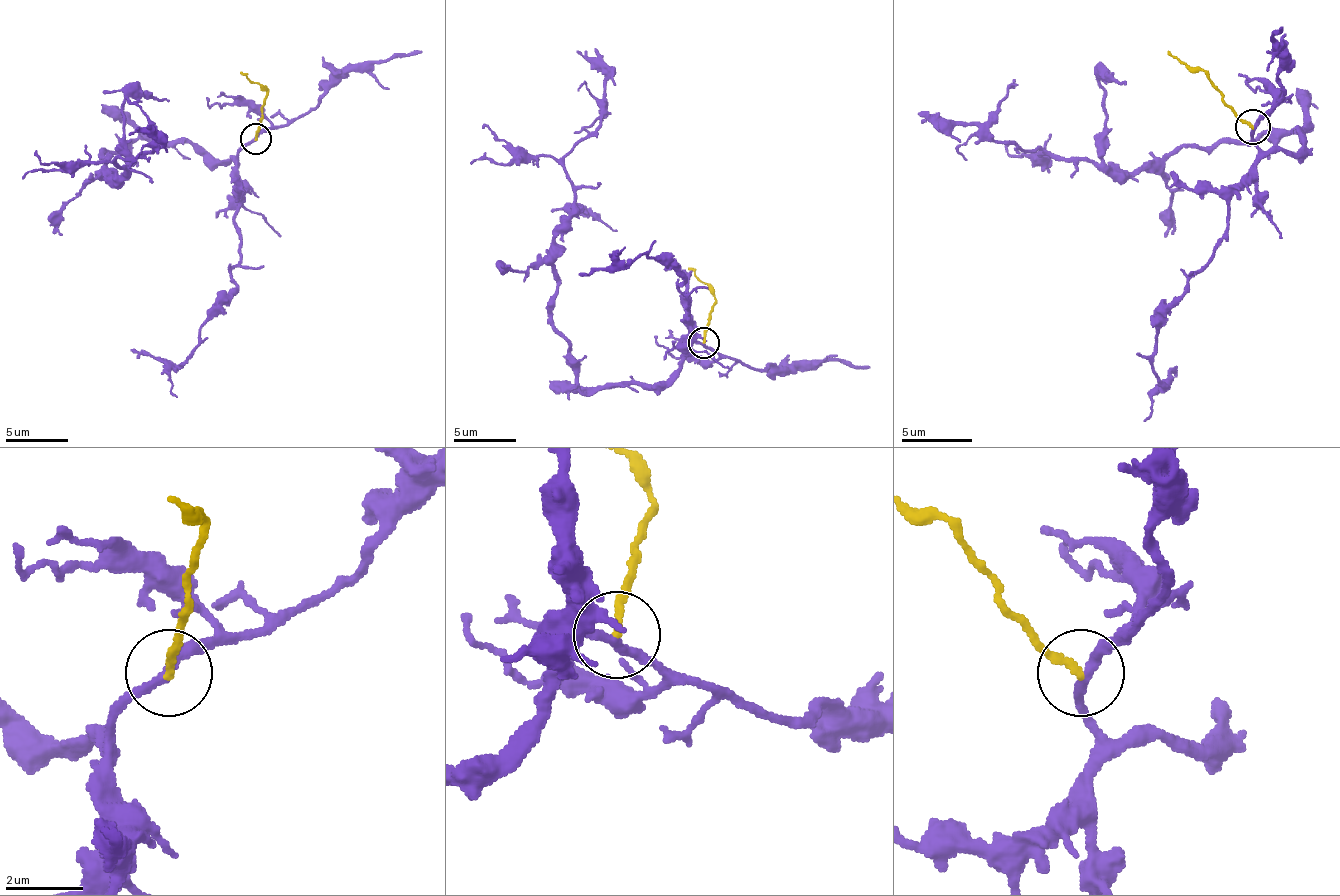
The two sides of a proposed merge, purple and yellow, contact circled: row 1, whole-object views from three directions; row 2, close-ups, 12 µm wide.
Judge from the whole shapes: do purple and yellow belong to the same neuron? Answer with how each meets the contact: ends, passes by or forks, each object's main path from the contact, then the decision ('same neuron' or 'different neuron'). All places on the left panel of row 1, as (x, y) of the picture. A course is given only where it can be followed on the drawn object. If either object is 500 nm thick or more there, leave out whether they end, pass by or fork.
purple passes by; yellow ends; course purple (256, 137), (216, 162), (139, 137), (104, 153), (108, 178), (157, 137), (129, 134); course yellow (256, 137), (266, 88), (241, 72); different neuron

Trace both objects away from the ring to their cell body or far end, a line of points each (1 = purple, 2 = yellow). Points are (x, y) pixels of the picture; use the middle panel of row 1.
1: (704, 343), (664, 380), (577, 386), (552, 324), (556, 228), (574, 200), (565, 157), (605, 98), (577, 51)
2: (704, 343), (714, 299), (711, 290), (689, 268)

